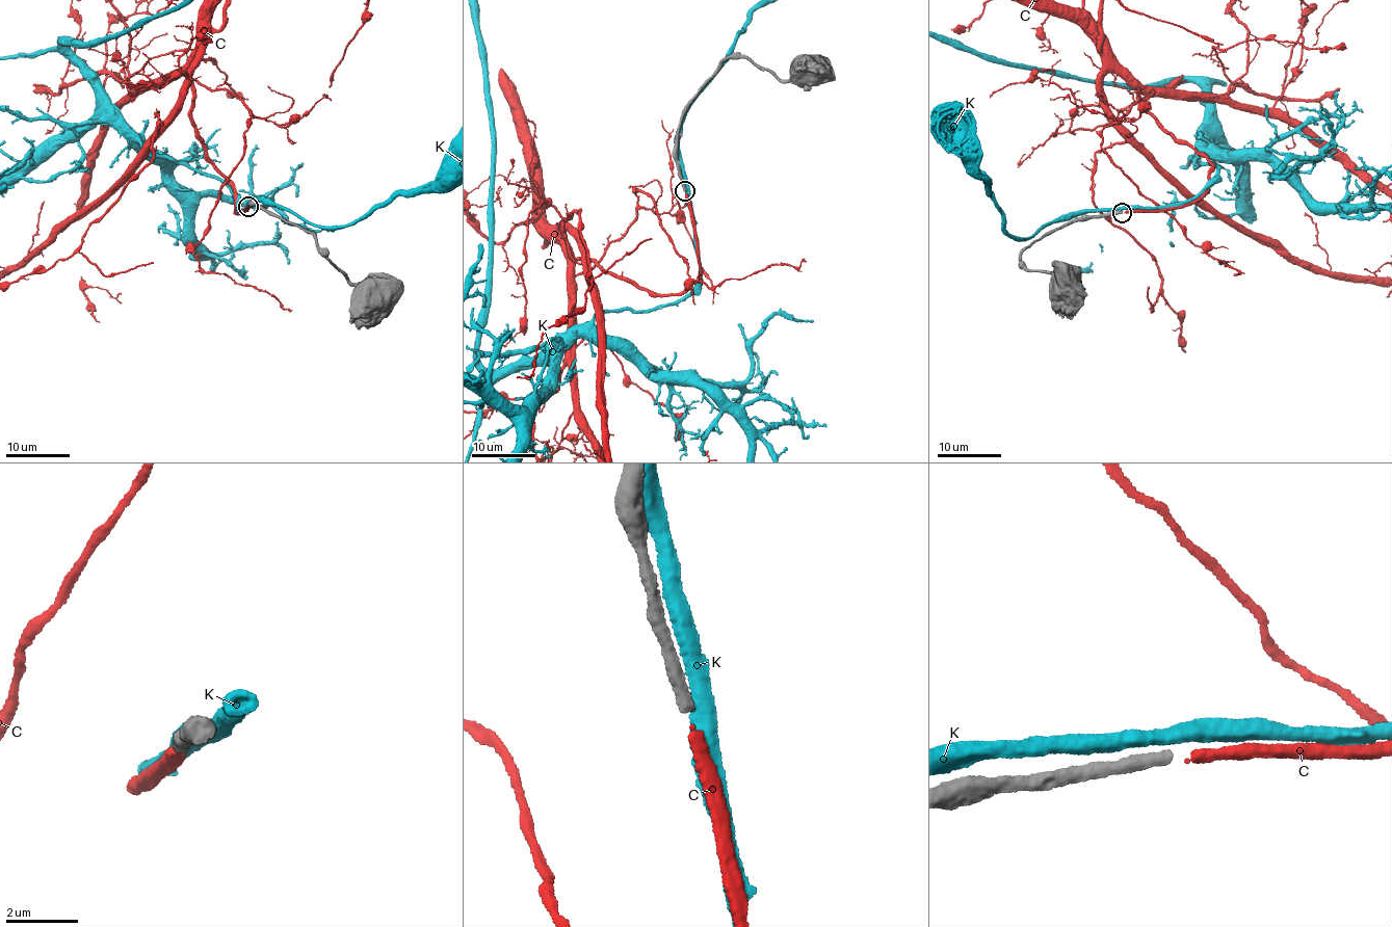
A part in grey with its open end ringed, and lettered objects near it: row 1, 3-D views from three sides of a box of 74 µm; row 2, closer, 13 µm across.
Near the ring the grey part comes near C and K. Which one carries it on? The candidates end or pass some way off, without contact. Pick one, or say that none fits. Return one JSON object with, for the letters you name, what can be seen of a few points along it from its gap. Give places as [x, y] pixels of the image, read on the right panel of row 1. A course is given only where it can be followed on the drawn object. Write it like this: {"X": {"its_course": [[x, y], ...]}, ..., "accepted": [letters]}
{"accepted": ["C"]}

